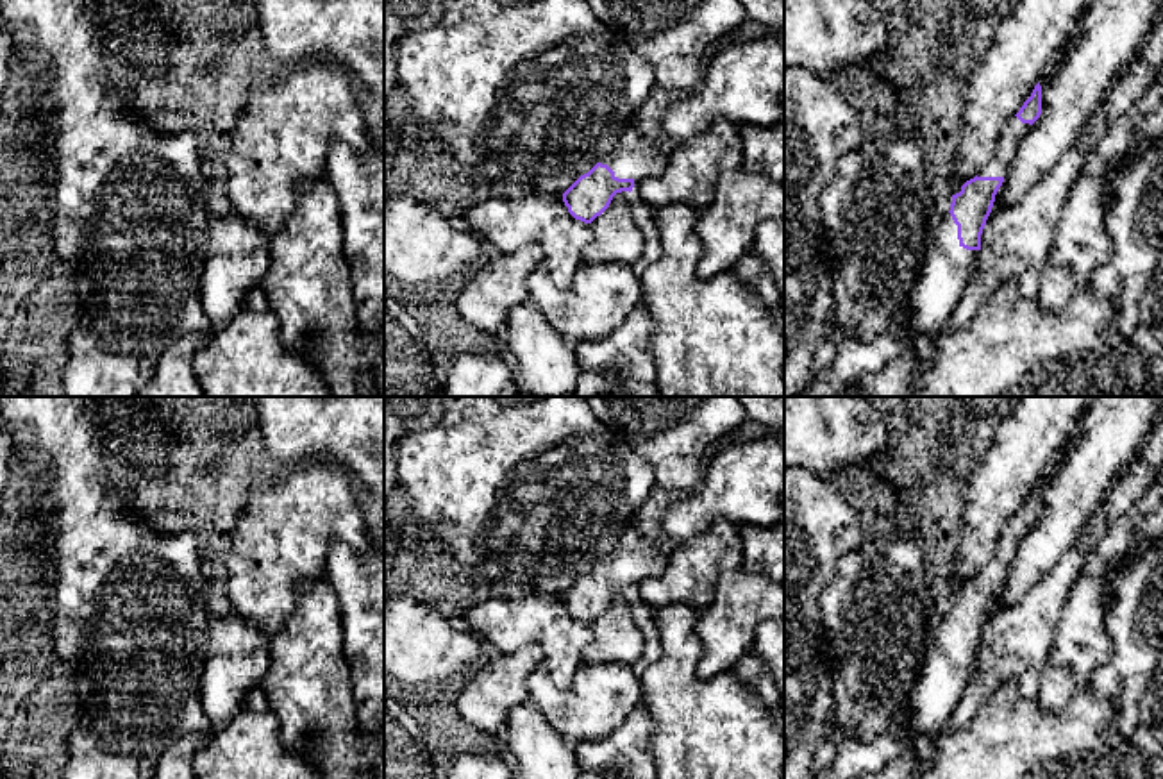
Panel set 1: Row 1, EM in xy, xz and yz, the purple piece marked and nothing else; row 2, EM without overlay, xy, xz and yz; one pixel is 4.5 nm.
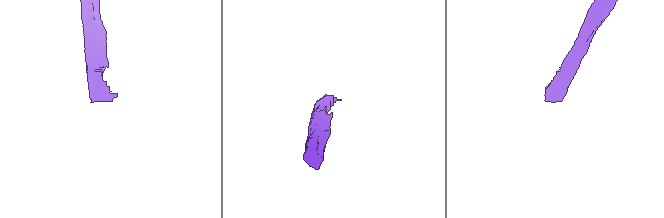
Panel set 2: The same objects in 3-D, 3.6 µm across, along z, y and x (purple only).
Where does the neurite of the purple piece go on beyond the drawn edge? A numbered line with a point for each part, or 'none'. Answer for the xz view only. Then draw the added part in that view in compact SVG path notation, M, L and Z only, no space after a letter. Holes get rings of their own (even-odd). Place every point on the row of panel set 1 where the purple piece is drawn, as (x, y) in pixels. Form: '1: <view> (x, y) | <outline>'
1: xz (635, 156) | M632 123L600 163L607 164L615 177L632 179L638 186L647 177L659 177L668 164L668 157L666 143L647 138Z

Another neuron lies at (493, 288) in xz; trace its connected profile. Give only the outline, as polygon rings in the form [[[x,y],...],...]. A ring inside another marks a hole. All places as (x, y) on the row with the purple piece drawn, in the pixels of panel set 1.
[[[525,245],[477,263],[457,297],[459,314],[486,334],[502,334],[515,306],[527,302],[529,275],[541,266],[540,245]]]

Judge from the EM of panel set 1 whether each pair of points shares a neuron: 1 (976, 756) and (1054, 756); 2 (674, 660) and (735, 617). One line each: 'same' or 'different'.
1: same
2: different

